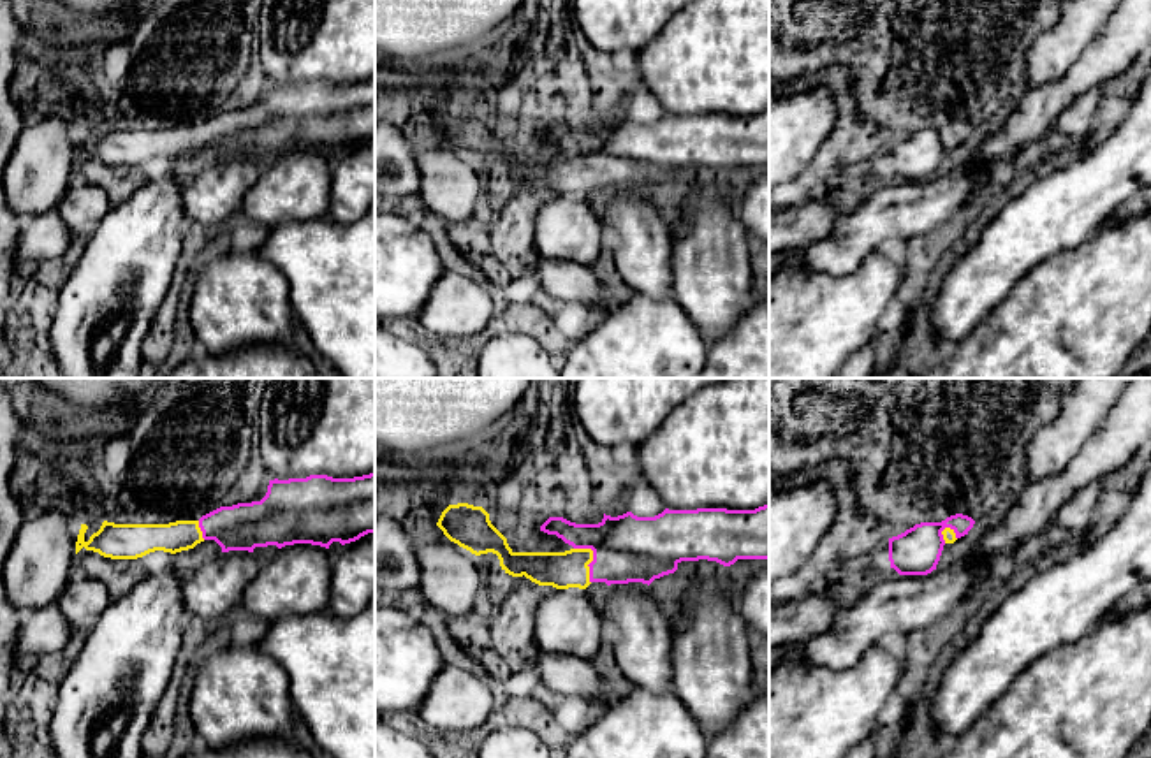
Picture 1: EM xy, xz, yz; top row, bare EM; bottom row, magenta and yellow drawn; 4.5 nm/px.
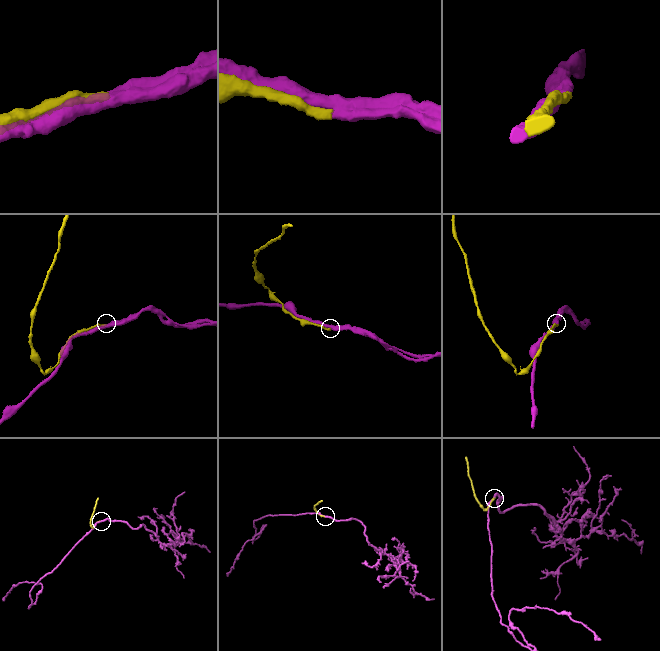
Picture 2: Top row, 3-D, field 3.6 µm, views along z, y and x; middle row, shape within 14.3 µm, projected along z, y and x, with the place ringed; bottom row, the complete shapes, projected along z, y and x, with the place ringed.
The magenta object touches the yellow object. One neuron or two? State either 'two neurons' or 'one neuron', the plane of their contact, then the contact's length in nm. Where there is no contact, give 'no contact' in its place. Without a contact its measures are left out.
one neuron; meets magenta in xz; contact 180 nm long

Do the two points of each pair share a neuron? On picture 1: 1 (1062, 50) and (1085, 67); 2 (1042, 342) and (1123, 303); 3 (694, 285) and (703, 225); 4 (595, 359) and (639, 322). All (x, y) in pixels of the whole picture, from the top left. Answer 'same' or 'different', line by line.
1: different
2: same
3: same
4: same

